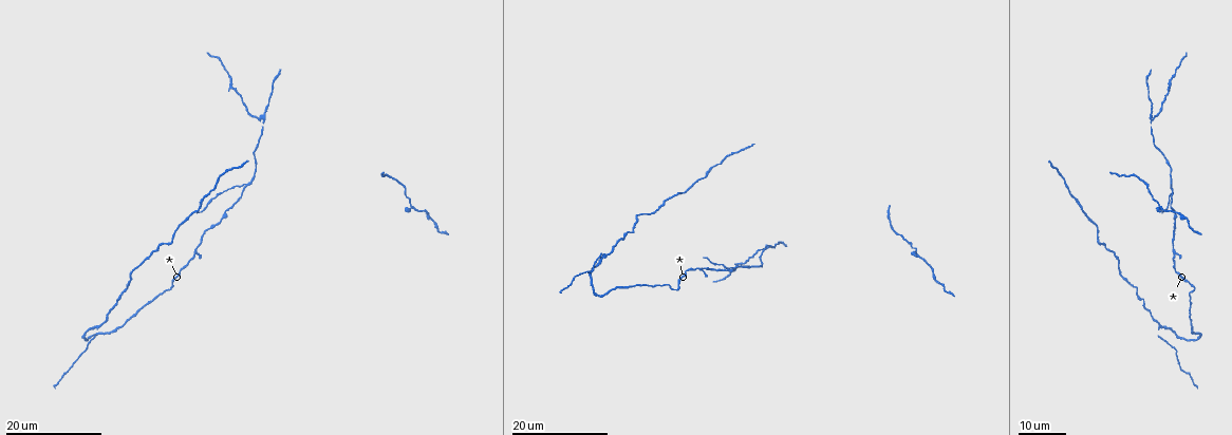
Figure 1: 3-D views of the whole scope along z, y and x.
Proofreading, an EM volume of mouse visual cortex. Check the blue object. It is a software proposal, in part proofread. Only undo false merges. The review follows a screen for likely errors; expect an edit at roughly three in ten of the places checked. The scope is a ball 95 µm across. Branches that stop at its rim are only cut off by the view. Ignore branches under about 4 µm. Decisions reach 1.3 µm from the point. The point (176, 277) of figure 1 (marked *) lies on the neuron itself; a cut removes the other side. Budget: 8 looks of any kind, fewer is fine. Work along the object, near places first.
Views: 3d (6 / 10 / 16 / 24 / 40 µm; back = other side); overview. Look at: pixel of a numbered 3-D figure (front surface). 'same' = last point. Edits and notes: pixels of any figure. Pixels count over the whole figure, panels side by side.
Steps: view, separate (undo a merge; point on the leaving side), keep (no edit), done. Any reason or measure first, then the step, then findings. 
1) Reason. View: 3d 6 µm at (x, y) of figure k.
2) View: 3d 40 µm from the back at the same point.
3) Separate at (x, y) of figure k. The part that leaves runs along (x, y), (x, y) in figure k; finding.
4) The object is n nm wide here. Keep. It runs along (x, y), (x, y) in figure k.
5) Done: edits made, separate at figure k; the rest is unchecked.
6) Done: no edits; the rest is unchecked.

Two arms in line, one across. View: 3d 24 µm at (247, 186) of figure 1.

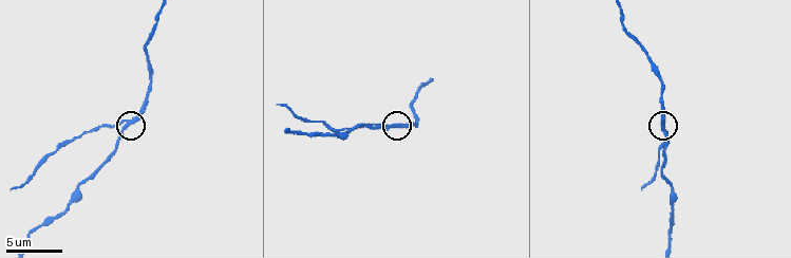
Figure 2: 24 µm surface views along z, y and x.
Closer look. View: 3d 6 µm at (126, 122) of figure 2.

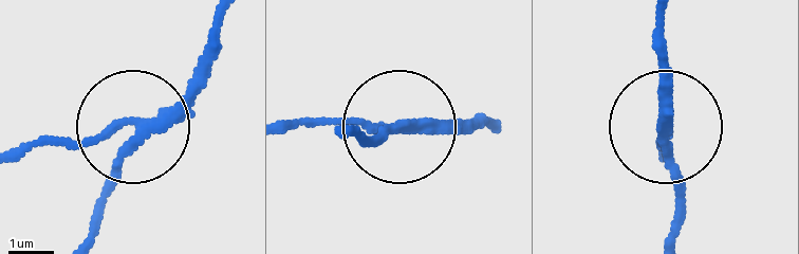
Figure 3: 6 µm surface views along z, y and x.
Other side. View: 3d 6 µm from the back at the same point.

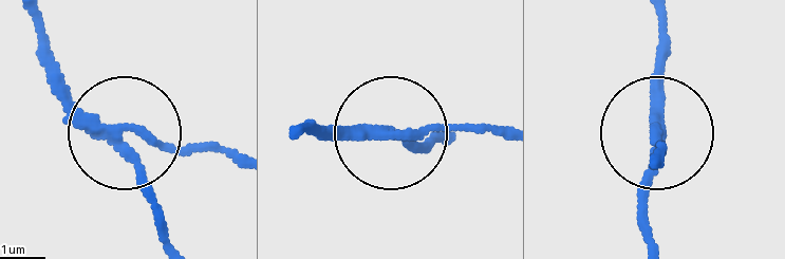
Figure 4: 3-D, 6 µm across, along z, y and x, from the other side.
The object is 210 nm wide here. Separate at (154, 144) of figure 4. The part that leaves runs along (98, 122), (231, 148) in figure 4; two neurons meet here.

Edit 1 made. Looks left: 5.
View: overview.

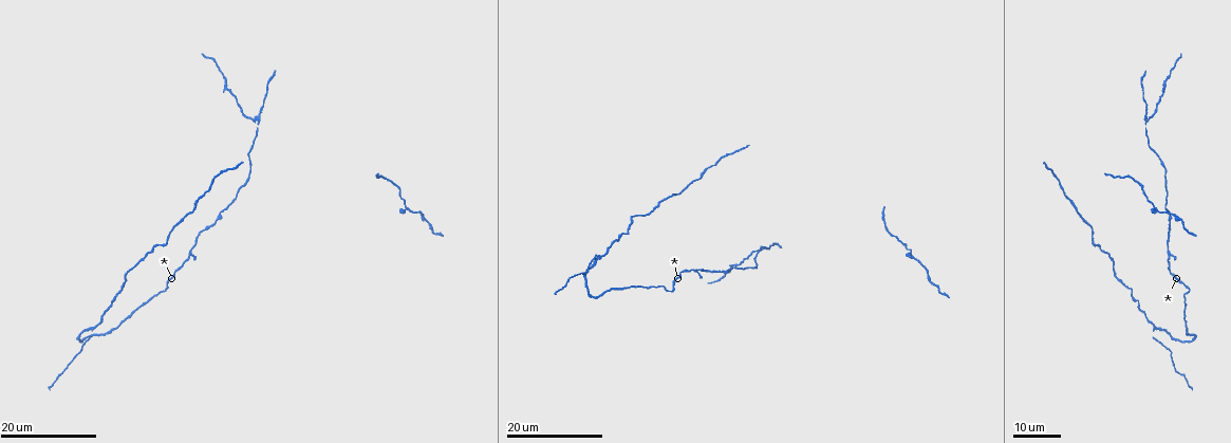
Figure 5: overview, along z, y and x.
Four arms meet. View: 3d 16 µm at (600, 256) of figure 5.

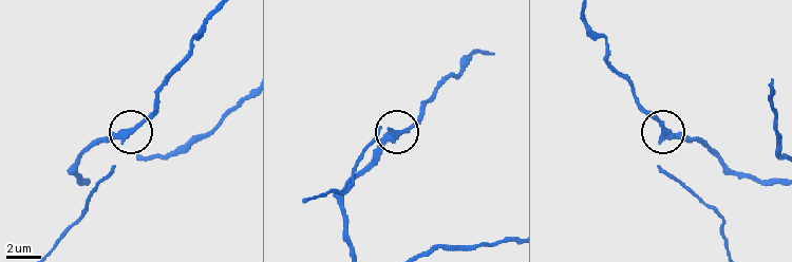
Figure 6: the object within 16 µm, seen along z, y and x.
View: 3d 10 µm at (388, 131) of figure 6.

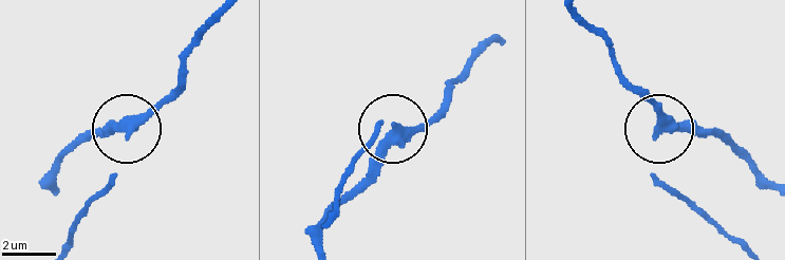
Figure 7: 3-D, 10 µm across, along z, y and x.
Keep. It runs along (58, 191), (56, 166), (80, 138), (126, 130), (110, 184) in figure 7; one neuron here.

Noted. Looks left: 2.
Looks like a crossing. View: 3d 16 µm at (255, 118) of figure 5.

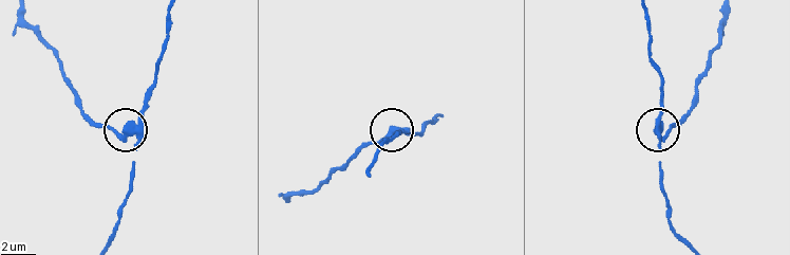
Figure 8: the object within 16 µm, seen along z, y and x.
View: 3d 10 µm at (394, 133) of figure 8.

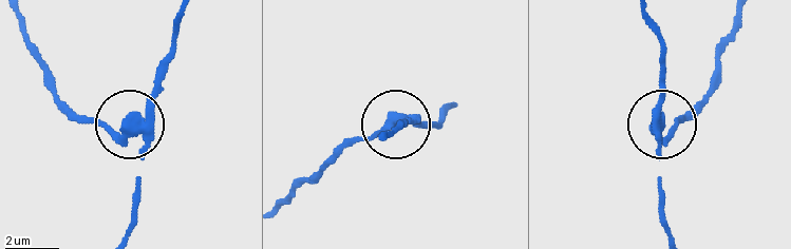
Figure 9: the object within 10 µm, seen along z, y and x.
The object is 340 nm wide here. Separate at (106, 126) of figure 9. The part that leaves runs along (658, 125), (671, 131), (705, 97), (737, 8) in figure 9; two neurons meet here.

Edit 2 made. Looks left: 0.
Done: edits made, separate at figure 4, separate at figure 9; the rest is unchecked.

